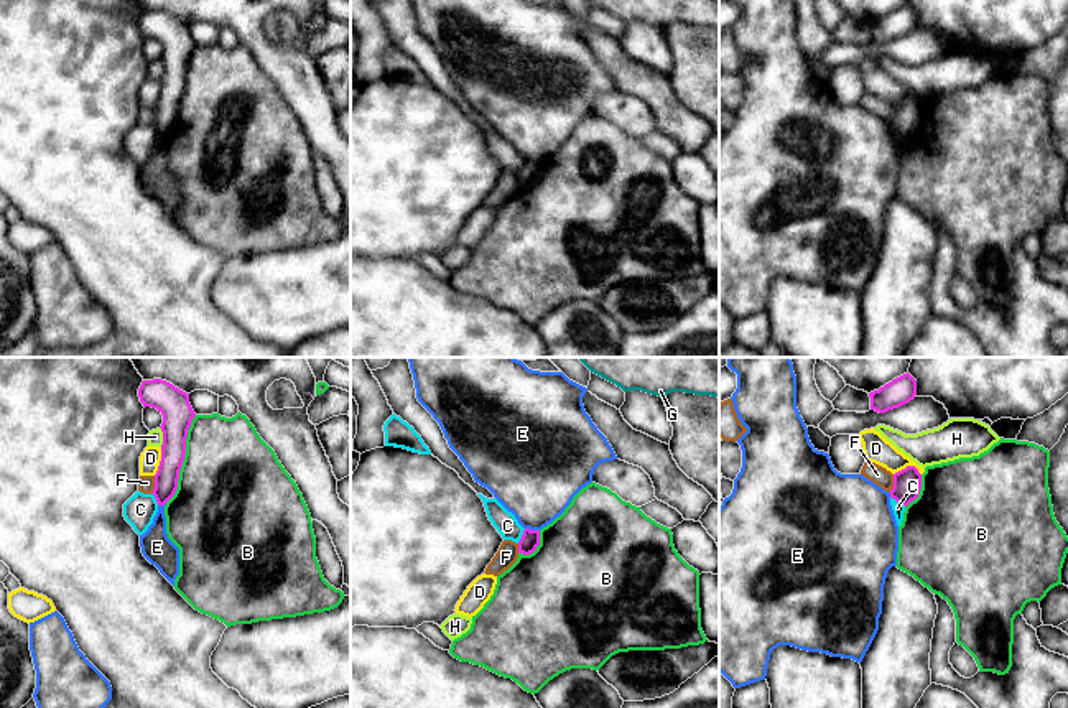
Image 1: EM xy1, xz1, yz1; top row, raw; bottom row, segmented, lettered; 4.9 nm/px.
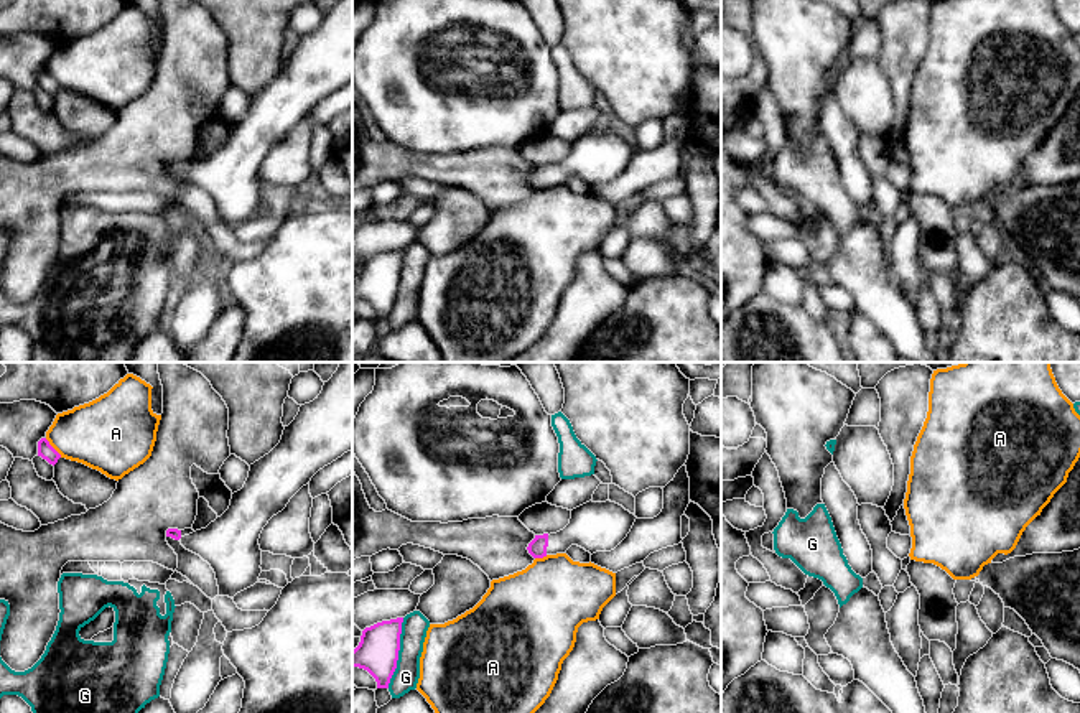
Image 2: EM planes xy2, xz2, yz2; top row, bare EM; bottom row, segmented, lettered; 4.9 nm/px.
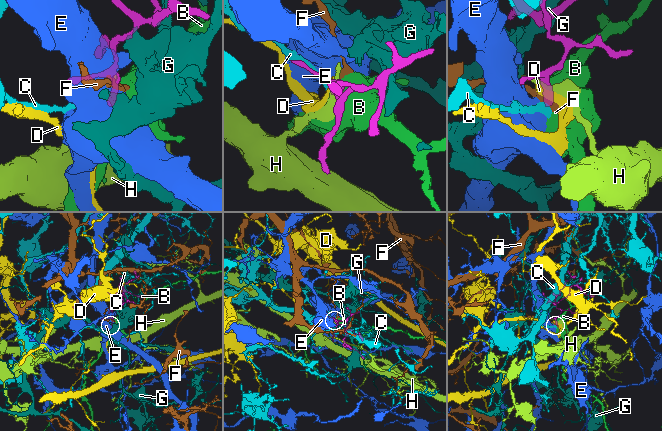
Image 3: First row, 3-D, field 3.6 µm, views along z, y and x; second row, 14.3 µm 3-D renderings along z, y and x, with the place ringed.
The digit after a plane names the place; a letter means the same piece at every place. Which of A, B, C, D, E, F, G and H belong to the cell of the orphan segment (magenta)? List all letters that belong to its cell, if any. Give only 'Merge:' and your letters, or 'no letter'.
Merge: no letter

